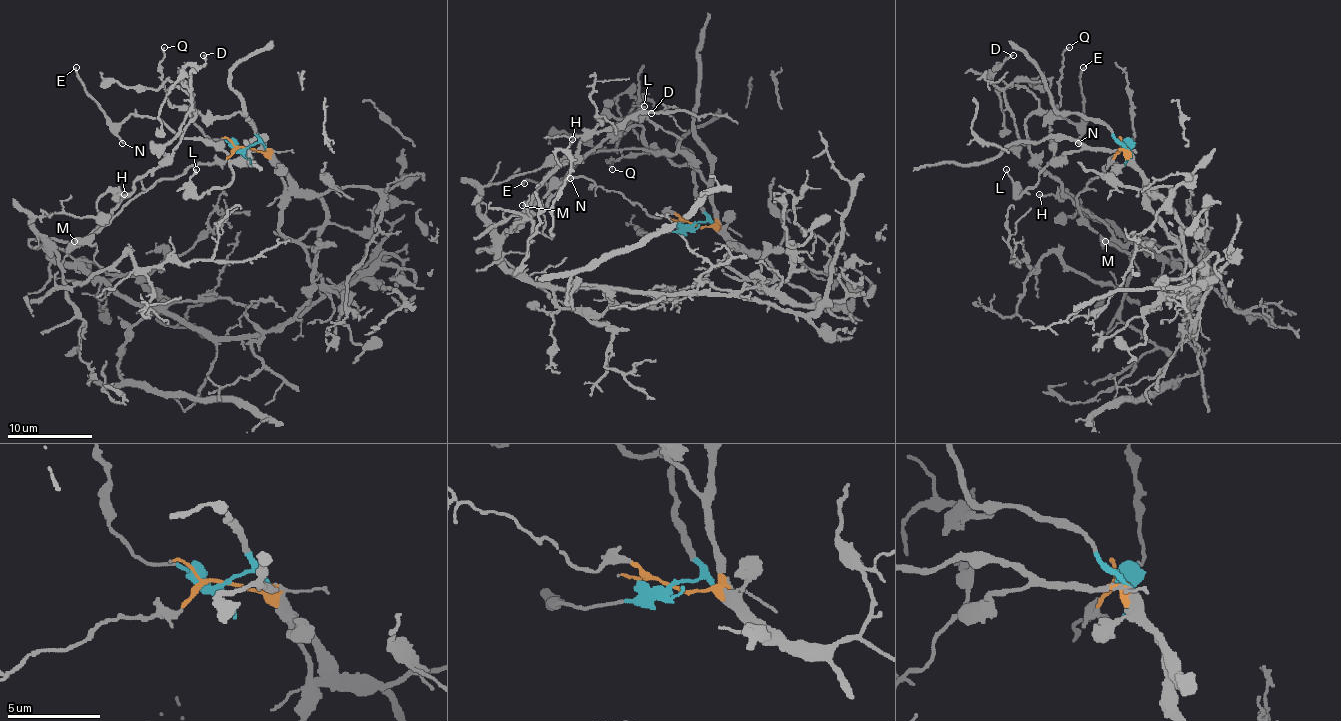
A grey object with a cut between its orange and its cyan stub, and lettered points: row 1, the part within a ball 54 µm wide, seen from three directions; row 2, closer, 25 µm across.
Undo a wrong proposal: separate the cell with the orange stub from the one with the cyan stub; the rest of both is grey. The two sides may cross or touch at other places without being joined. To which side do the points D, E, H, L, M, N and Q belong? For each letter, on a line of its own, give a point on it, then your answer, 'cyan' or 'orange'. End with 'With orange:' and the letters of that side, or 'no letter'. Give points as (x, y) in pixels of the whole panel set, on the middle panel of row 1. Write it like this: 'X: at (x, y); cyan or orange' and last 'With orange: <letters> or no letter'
D: at (651, 113); cyan
E: at (524, 183); orange
H: at (572, 139); cyan
L: at (644, 106); orange
M: at (522, 205); orange
N: at (570, 178); orange
Q: at (612, 169); cyan
With orange: E, L, M, N

